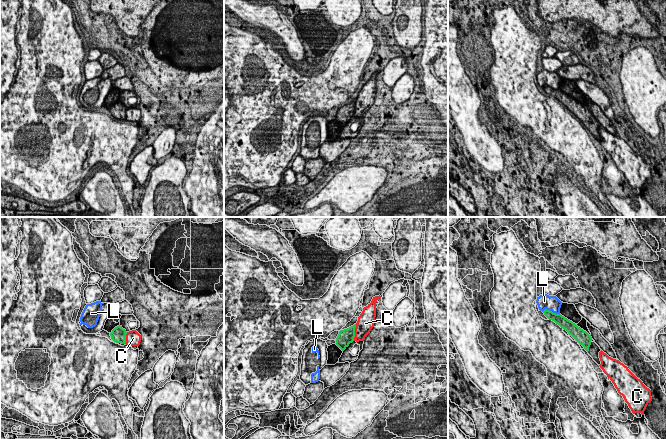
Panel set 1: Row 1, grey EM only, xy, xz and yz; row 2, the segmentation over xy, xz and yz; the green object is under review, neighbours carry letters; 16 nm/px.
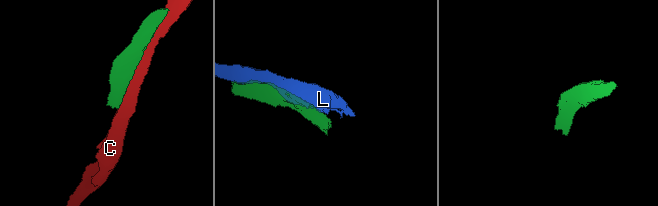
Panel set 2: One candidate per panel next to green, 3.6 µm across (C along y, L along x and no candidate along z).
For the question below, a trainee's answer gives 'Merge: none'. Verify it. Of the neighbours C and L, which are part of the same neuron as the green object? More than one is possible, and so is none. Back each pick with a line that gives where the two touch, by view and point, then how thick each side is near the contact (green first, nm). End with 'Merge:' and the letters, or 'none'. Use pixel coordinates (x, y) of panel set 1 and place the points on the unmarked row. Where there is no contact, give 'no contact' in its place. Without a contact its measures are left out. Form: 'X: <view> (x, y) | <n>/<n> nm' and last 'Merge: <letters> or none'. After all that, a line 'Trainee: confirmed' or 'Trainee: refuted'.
Merge: none
Trainee: confirmed

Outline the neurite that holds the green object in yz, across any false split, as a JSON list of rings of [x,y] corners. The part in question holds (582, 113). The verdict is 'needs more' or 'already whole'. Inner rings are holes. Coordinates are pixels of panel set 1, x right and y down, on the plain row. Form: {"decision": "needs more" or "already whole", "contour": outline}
{"decision": "needs more", "contour": [[[545,85],[543,89],[549,96],[554,97],[561,104],[566,106],[569,111],[571,111],[580,121],[582,121],[598,141],[601,140],[599,134],[599,128],[601,125],[595,118],[592,117],[591,111],[561,90],[553,89],[547,85]]]}

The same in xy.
{"decision": "already whole", "contour": [[[122,102],[115,103],[110,109],[111,115],[116,119],[125,120],[126,119],[126,106]]]}

